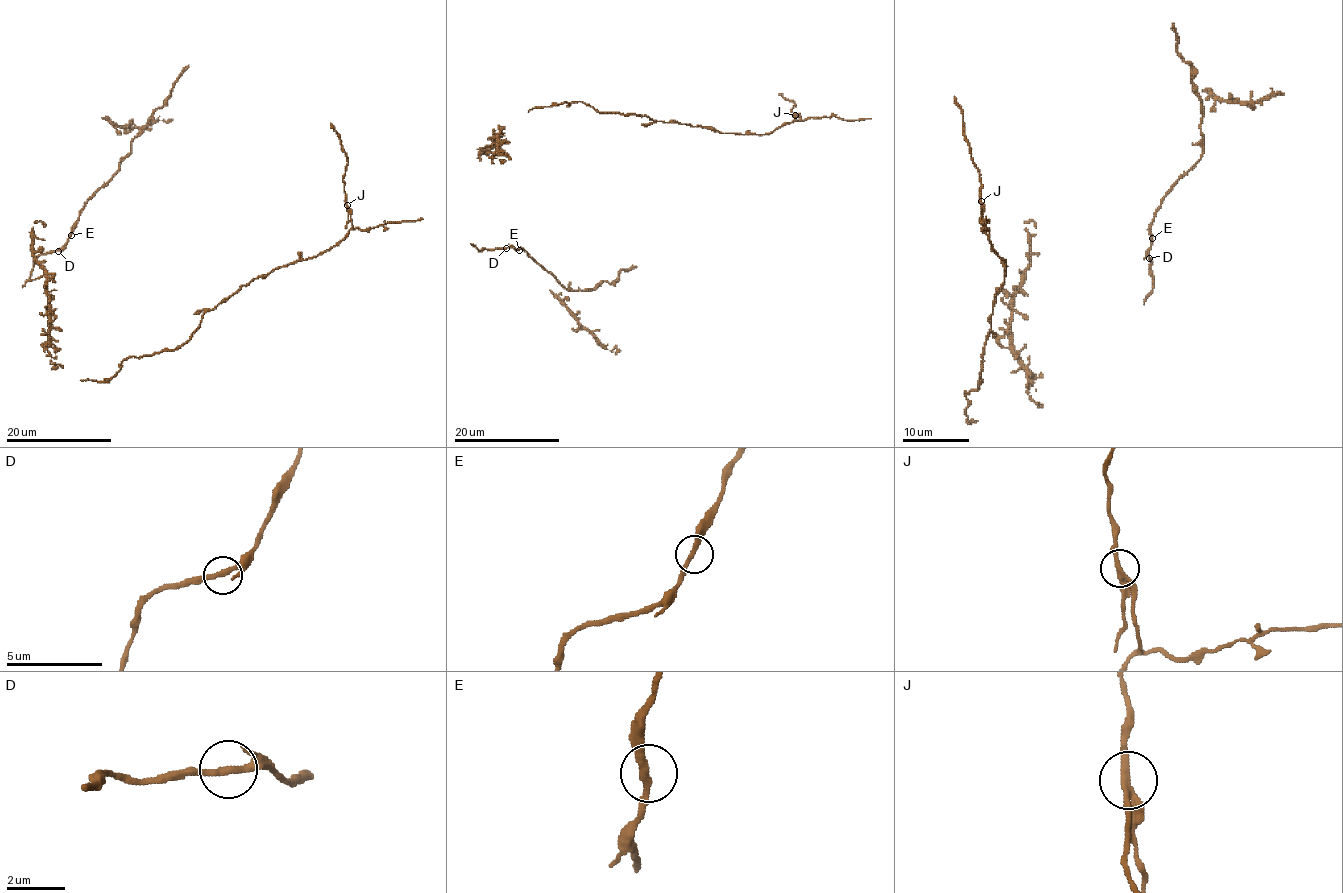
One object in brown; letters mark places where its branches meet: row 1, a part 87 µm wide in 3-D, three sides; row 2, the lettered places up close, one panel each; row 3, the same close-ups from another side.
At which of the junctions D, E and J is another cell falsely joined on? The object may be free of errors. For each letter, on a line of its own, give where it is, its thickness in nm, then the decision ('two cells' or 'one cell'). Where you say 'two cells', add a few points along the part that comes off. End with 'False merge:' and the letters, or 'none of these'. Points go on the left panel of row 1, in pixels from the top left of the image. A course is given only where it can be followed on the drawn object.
D: at (58, 251); 240 nm thick; one cell
E: at (71, 235); 260 nm thick; one cell
J: at (347, 205); 260 nm thick; two cells; foreign part runs (346, 206), (345, 228)
False merge: J

